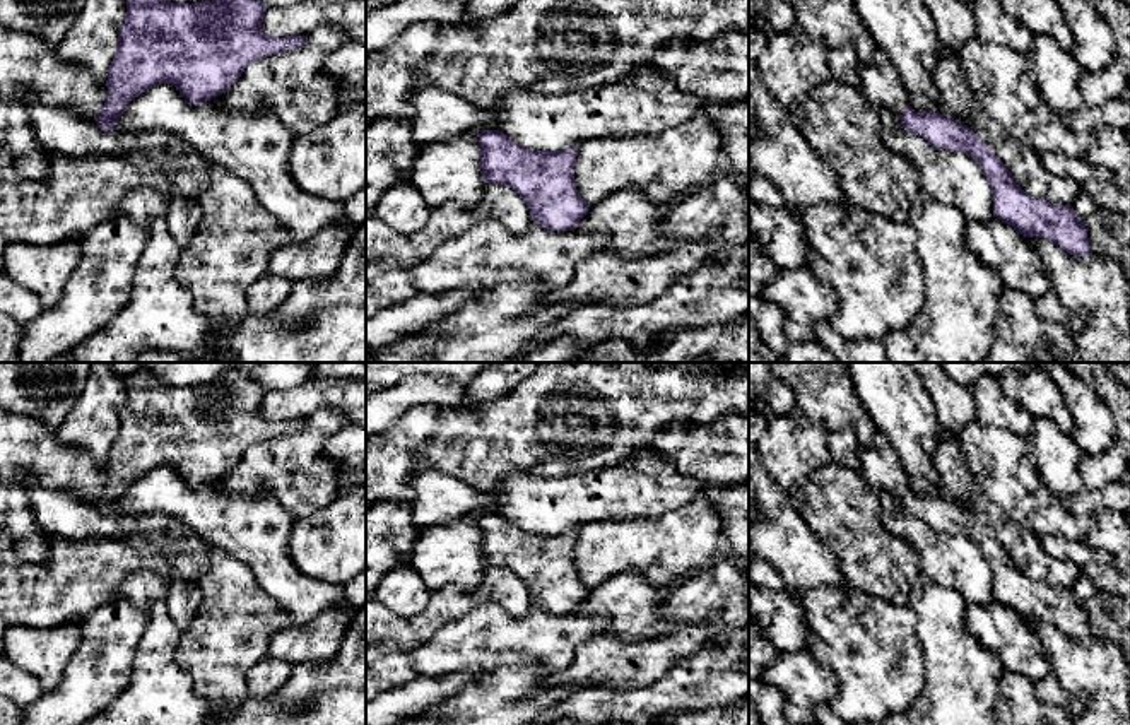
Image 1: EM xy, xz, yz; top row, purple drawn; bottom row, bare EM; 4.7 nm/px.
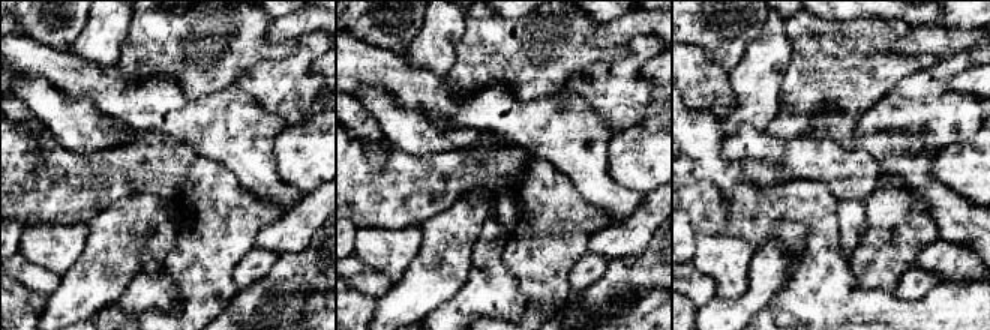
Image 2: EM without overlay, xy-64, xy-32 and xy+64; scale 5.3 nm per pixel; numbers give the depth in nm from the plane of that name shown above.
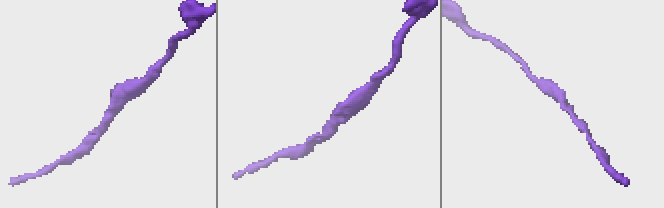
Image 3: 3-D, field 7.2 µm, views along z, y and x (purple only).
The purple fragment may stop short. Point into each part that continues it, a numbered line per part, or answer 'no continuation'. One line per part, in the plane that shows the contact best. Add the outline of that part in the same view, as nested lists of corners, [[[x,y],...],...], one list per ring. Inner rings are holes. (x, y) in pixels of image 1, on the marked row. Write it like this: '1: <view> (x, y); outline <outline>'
no continuation

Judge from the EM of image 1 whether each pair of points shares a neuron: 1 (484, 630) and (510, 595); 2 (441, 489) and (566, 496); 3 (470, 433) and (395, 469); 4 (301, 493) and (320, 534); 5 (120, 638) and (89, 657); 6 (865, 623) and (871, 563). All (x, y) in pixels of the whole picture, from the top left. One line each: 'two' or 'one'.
1: two
2: two
3: one
4: two
5: one
6: two

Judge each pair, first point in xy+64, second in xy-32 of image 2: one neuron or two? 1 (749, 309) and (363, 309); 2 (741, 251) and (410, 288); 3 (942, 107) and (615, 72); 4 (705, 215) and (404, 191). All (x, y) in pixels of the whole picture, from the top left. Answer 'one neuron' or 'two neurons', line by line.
1: two neurons
2: two neurons
3: one neuron
4: one neuron

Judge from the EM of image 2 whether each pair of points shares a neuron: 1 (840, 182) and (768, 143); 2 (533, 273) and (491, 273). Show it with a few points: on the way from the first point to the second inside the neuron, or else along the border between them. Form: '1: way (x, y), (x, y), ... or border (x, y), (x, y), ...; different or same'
1: way (822, 164), (816, 158), (797, 158), (786, 153); same
2: border (506, 239), (504, 267), (525, 306); different

